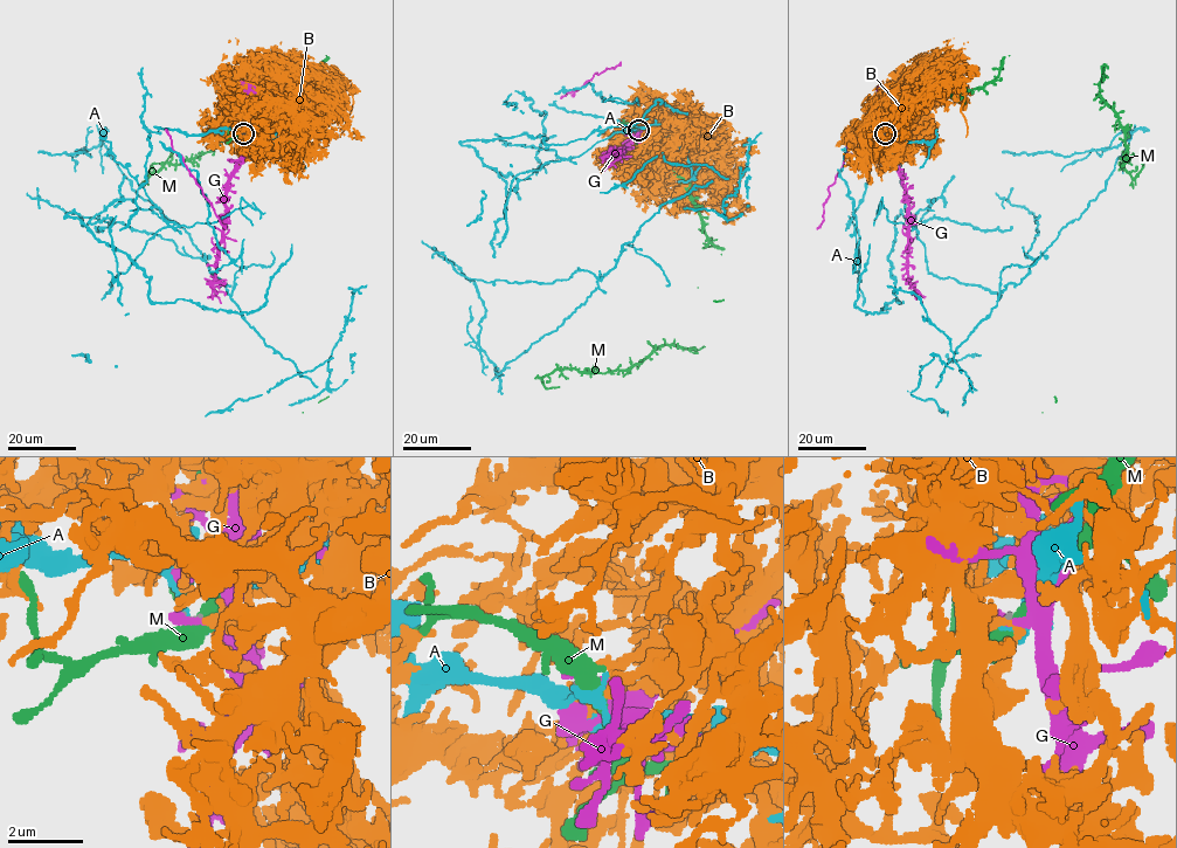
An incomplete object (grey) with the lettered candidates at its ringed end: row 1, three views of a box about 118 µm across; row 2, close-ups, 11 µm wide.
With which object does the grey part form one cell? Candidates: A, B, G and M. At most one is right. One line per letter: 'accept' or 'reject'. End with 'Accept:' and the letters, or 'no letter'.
A: reject
B: reject
G: reject
M: reject
Accept: no letter

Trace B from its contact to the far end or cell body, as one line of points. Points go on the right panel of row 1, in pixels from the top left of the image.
B: (884, 133), (880, 131), (883, 117), (904, 101)

